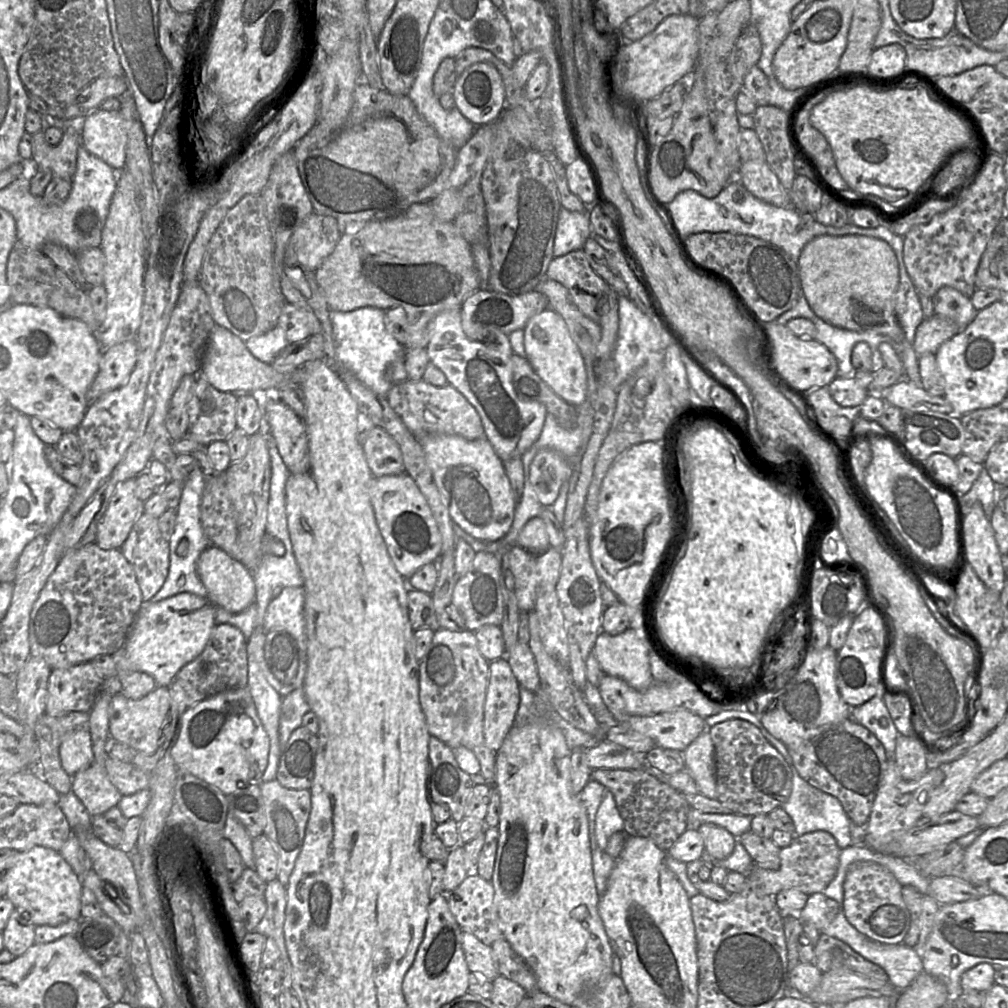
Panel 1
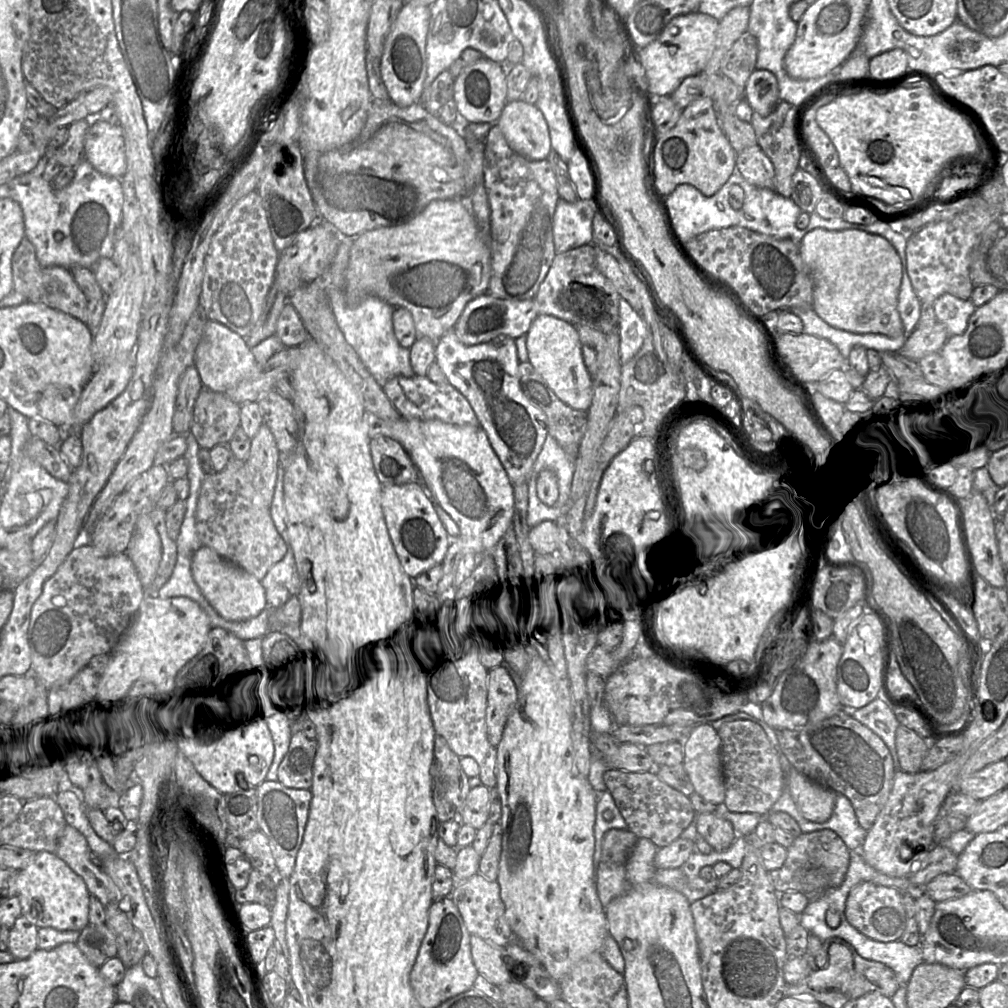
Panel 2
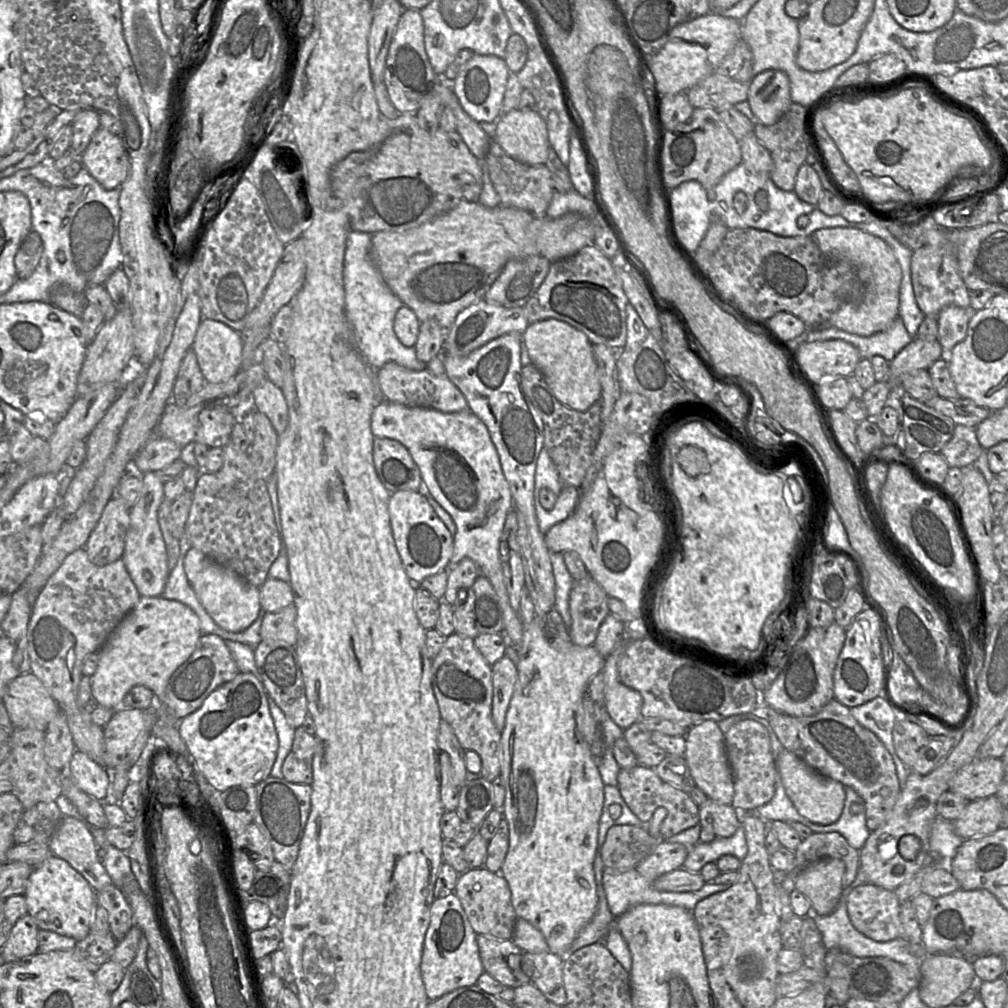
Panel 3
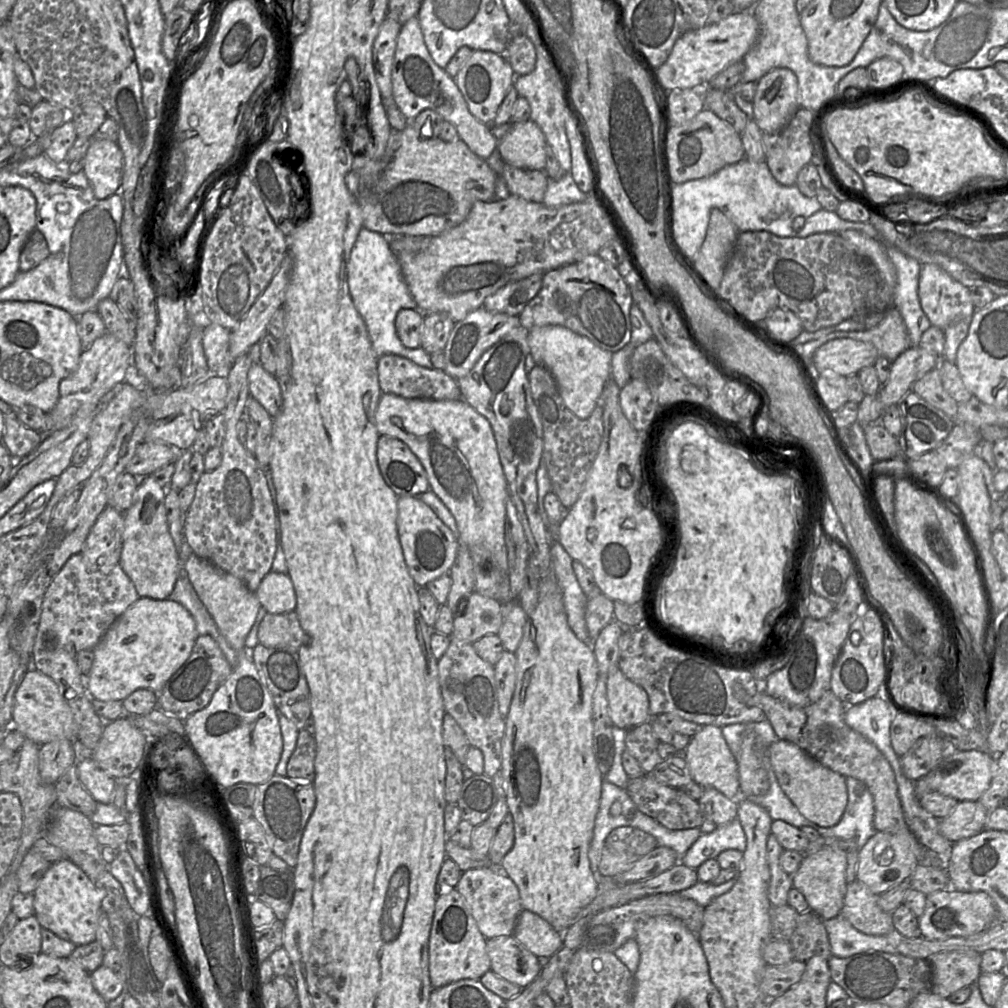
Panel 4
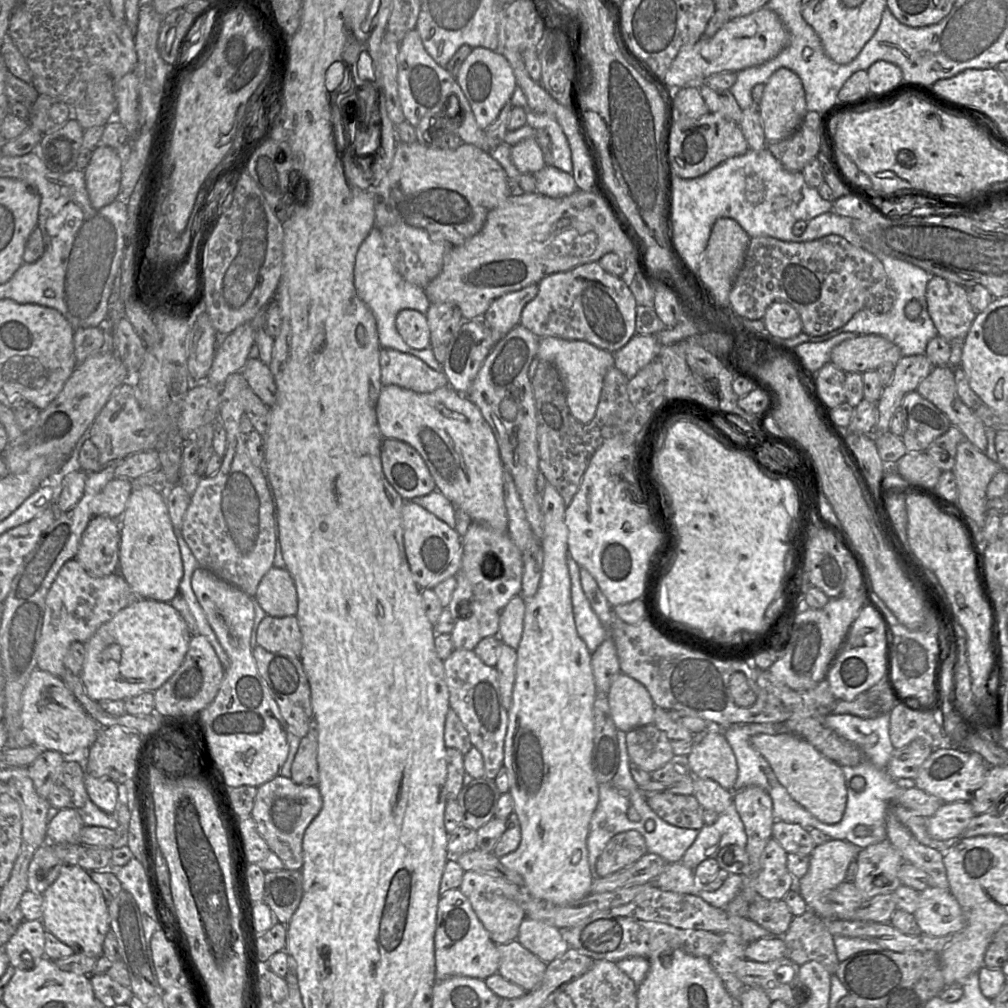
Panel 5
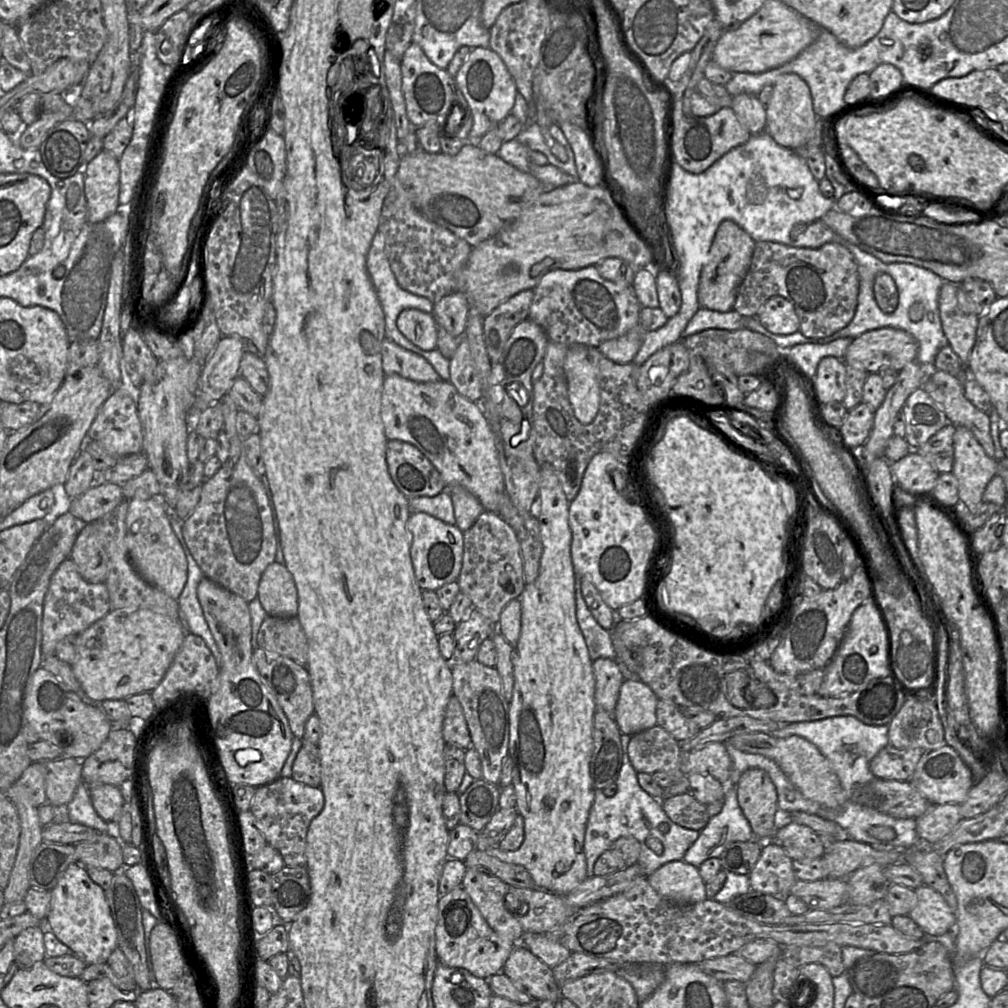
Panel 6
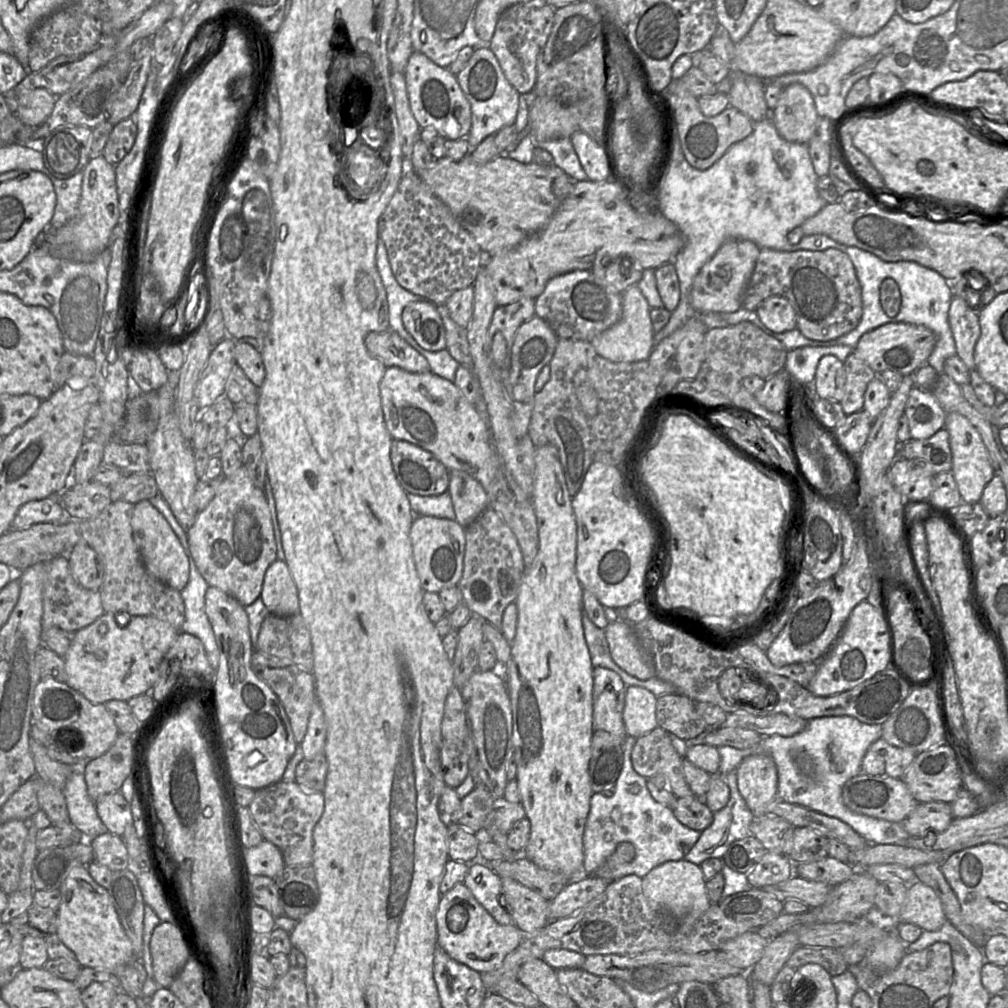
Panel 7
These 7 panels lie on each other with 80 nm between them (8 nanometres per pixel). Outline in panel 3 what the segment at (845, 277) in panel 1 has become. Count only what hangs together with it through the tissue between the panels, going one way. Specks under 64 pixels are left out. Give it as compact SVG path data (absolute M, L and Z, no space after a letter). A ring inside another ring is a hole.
M850 227L823 228L815 231L811 237L826 256L838 256L850 261L858 270L858 275L866 289L863 302L847 302L840 306L828 320L828 324L850 334L871 336L890 327L899 315L899 294L902 280L901 266L894 255L892 248L881 238Z

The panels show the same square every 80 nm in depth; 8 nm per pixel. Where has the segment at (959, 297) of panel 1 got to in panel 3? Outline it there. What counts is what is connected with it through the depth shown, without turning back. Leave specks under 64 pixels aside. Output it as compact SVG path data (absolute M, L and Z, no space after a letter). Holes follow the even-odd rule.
M947 306L937 315L938 341L944 354L949 354L954 346L964 340L972 313L971 308Z

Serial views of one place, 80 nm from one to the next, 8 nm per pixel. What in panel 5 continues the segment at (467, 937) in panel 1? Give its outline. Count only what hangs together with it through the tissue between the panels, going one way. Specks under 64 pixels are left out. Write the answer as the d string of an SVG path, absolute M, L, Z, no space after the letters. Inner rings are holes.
M518 940L498 944L497 948L500 954L497 973L526 992L533 991L541 984L548 963L526 949Z

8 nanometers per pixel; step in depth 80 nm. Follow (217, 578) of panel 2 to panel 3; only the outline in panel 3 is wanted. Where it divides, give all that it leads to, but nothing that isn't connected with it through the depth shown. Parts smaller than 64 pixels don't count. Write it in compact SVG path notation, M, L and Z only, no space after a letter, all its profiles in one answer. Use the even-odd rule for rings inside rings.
M191 548L184 559L188 580L203 607L224 630L241 632L247 629L261 611L260 590L233 570L211 559L196 548Z

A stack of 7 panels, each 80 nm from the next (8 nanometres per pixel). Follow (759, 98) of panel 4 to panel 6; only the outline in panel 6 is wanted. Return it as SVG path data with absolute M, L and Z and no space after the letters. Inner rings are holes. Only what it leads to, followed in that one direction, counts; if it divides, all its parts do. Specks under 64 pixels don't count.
M794 73L780 75L773 85L773 93L765 109L765 131L781 147L800 149L813 137L818 117L813 110L810 89L799 75Z

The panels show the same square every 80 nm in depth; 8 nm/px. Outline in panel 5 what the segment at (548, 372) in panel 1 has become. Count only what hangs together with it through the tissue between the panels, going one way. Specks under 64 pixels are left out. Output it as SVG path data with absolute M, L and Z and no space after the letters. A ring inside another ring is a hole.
M547 336L539 338L536 358L551 363L558 370L566 389L567 404L574 418L582 424L591 422L599 403L604 377L614 366L613 353L586 341Z

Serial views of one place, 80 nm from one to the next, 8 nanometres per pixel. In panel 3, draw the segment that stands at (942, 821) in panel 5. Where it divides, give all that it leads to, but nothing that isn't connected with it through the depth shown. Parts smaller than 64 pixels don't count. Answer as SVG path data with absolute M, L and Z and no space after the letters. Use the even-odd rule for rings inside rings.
M995 795L969 801L961 815L953 821L954 830L964 840L992 834L1002 826L1004 810Z

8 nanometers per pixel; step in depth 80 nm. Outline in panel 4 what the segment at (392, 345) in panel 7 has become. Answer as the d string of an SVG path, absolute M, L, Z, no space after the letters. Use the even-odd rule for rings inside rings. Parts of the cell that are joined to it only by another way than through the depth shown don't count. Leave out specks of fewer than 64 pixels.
M394 354L379 357L377 370L382 393L395 394L408 399L419 398L436 401L462 399L457 380L449 376L444 370L428 369Z

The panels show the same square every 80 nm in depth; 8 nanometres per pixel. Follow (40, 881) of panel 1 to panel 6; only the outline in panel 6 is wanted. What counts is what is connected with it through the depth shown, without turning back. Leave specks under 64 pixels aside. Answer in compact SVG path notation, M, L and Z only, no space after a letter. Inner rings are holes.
M72 863L50 892L50 911L44 921L46 930L51 930L86 965L105 963L117 947L117 933L104 890L90 879L84 866Z

